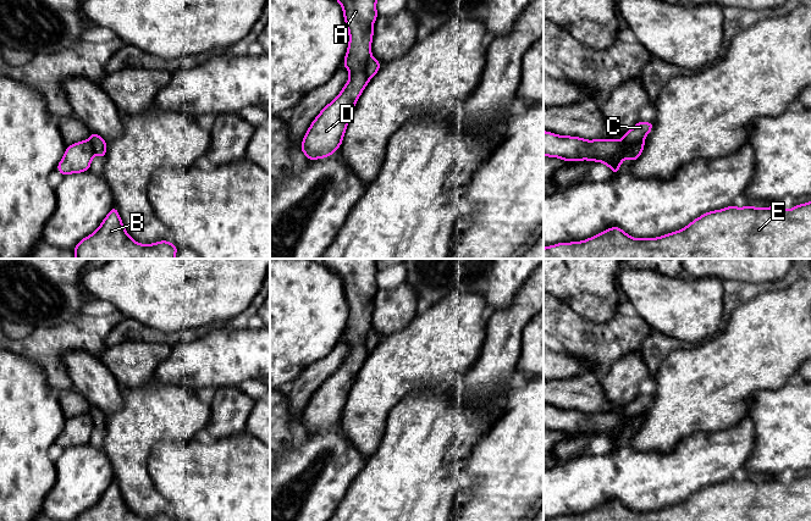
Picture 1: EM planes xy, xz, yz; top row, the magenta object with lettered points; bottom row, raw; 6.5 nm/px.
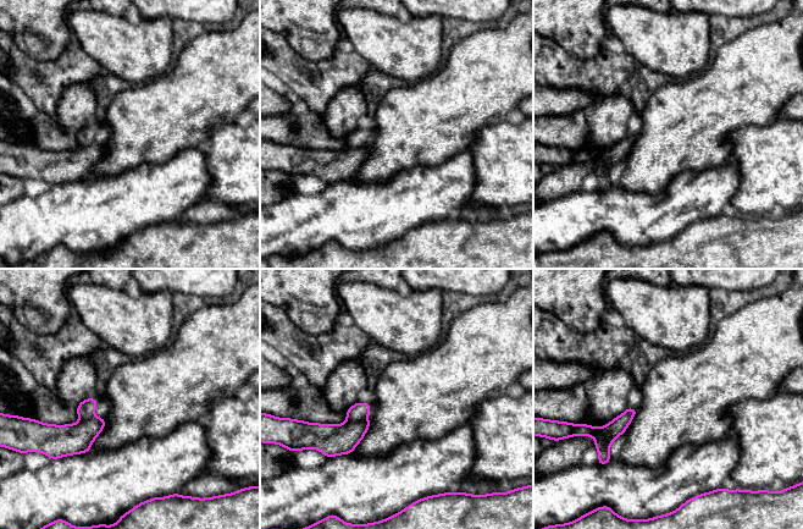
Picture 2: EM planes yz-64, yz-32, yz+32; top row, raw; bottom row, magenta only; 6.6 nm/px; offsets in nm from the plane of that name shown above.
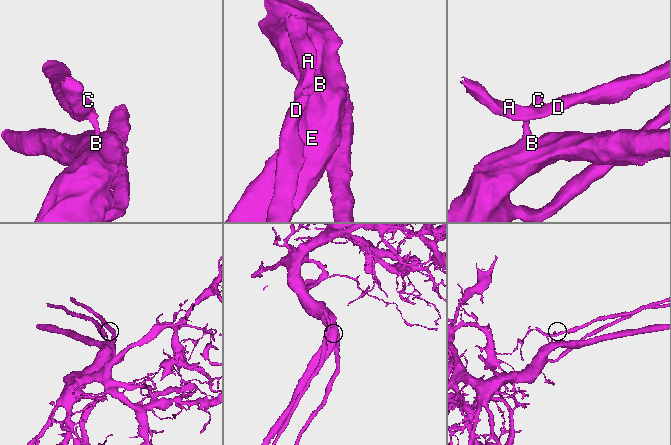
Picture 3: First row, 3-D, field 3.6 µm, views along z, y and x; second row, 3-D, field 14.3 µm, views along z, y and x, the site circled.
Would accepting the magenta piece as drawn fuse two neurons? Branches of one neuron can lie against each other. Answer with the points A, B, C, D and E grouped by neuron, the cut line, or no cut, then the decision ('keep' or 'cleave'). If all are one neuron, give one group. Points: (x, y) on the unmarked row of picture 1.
groups A D / B C E; cut xz (370, 330), (365, 339), (368, 353); cleave

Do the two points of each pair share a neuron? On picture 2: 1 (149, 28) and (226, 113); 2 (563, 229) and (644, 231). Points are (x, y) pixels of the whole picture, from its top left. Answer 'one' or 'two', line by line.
1: two
2: one

